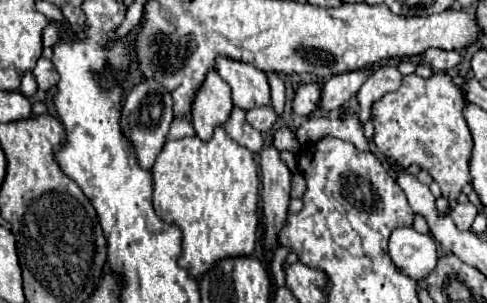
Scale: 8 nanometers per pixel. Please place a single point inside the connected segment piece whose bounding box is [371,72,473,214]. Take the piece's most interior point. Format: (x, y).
(421, 124)

